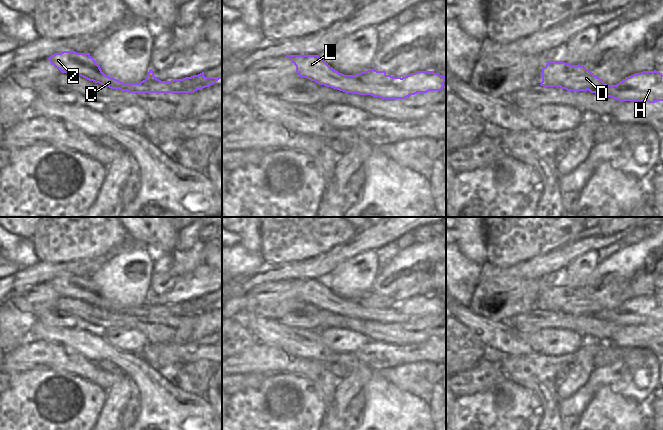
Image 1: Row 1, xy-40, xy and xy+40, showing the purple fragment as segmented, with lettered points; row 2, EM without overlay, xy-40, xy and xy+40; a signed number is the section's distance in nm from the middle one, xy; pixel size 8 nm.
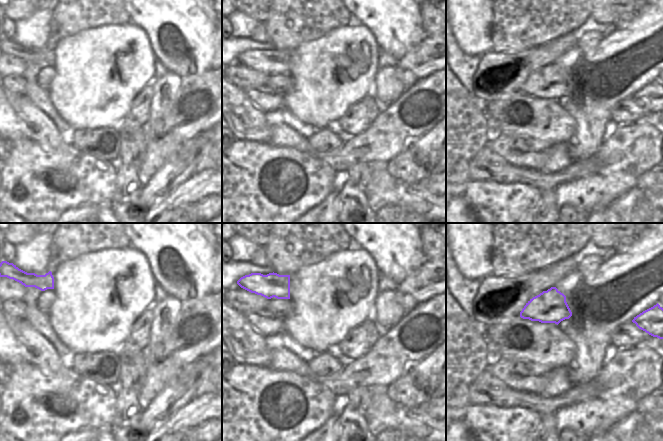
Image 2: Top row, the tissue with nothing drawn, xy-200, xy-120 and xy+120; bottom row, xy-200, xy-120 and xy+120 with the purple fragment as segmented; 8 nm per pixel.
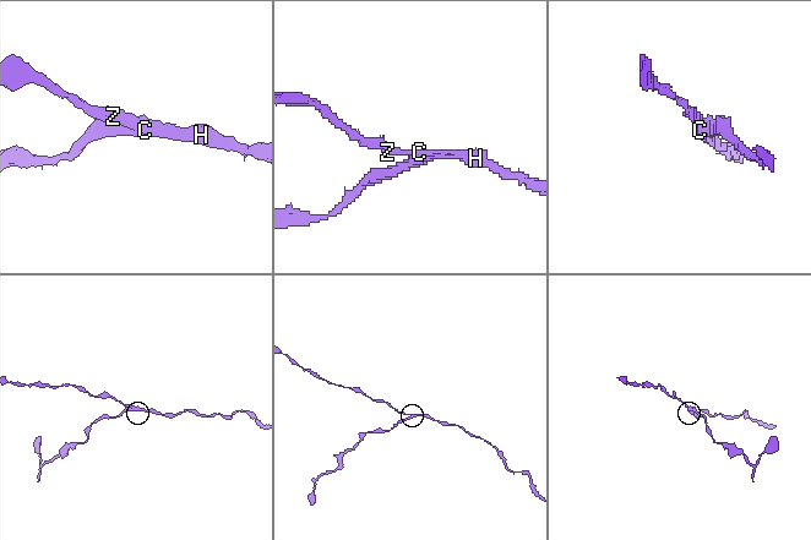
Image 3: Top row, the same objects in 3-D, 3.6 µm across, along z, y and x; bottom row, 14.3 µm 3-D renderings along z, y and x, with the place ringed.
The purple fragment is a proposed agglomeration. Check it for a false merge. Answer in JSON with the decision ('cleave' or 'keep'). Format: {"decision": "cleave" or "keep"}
{"decision": "cleave"}

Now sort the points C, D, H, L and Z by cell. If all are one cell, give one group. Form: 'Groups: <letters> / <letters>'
Groups: C H L Z / D

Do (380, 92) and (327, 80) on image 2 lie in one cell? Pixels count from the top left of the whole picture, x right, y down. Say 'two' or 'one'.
two

